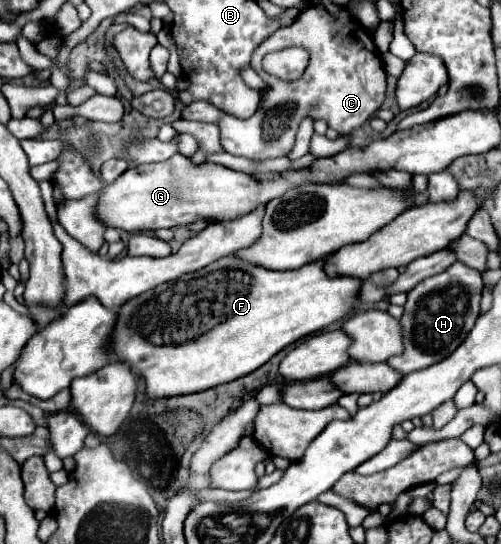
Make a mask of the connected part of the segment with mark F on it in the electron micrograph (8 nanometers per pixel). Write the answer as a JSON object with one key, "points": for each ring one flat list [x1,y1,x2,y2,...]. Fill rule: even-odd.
{"points":[[229,254,205,266,203,270,185,274,173,282,165,282,125,302,119,308,111,350,119,362,127,362,145,378,149,398,191,394,231,382,257,370,285,346,323,330,357,310,357,290,361,290,363,280,353,276,329,278,323,266,325,258,305,264,297,270,279,272,253,266,235,254]]}

